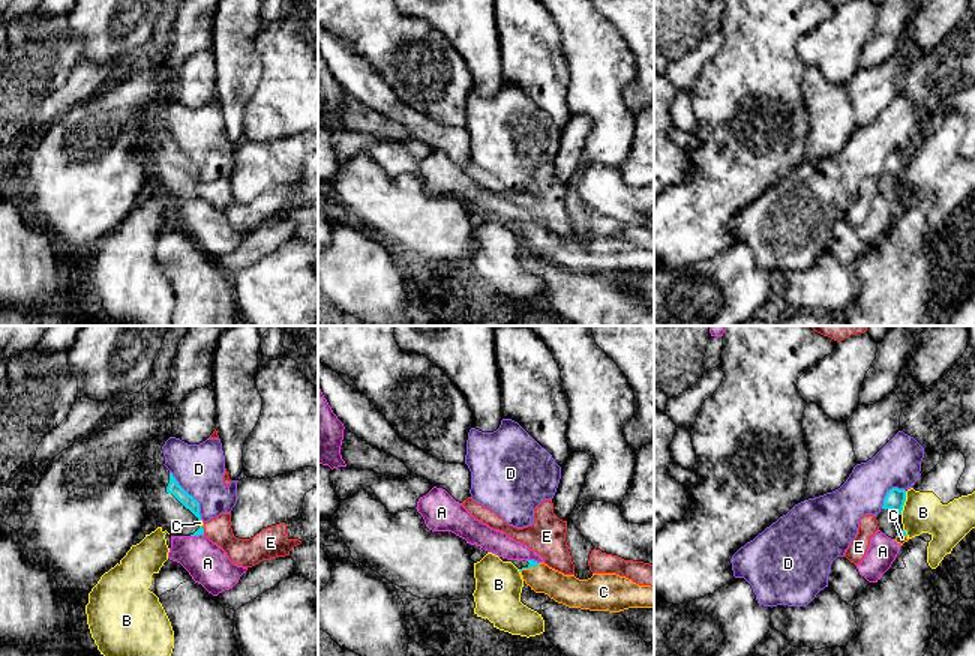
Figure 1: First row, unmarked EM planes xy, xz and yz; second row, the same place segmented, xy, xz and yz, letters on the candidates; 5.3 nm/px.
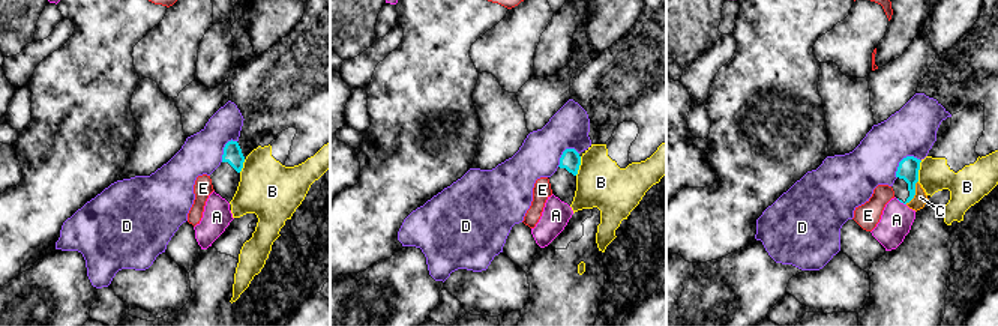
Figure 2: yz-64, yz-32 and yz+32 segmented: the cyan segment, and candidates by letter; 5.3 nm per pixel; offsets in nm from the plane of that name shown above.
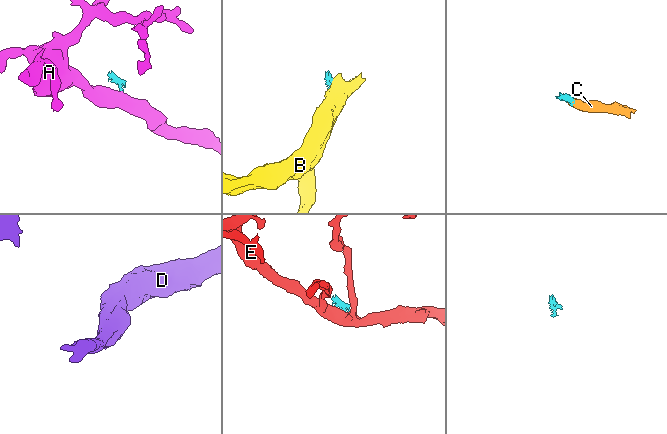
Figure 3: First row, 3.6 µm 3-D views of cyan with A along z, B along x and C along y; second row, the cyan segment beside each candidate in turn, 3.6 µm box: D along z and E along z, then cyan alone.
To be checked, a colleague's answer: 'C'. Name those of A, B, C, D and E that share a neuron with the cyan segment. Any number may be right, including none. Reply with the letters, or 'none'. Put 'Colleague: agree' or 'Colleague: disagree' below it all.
C
Colleague: agree

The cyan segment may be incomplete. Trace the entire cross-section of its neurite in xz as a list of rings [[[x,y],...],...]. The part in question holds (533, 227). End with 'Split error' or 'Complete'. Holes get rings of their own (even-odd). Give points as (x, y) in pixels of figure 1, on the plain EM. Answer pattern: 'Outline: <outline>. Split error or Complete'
Outline: [[[508,224],[536,257],[544,257],[568,272],[620,276],[654,272],[654,251],[639,249],[616,237],[592,237],[588,243],[564,239],[534,224]]]. Split error

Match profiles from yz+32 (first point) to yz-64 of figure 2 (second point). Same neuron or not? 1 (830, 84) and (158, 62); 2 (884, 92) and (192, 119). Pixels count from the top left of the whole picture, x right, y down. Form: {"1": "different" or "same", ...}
{"1": "different", "2": "same"}

